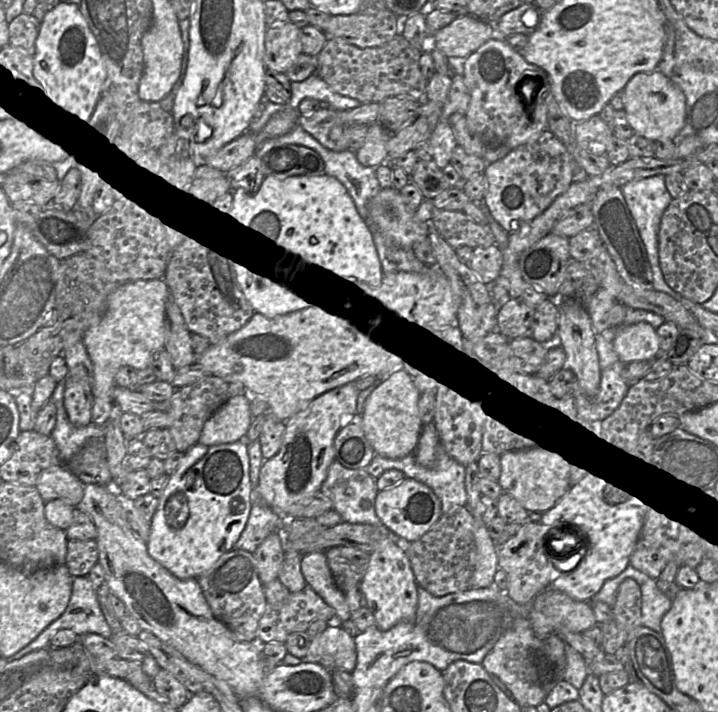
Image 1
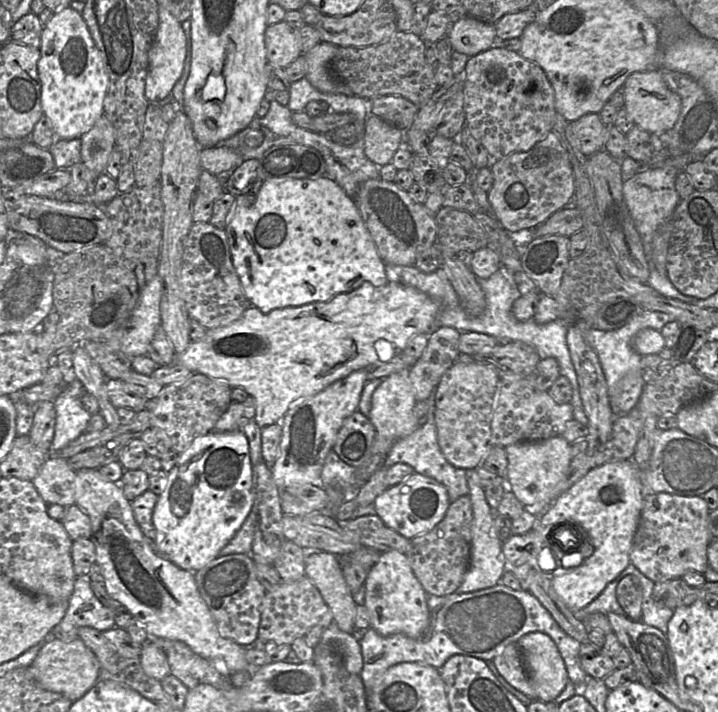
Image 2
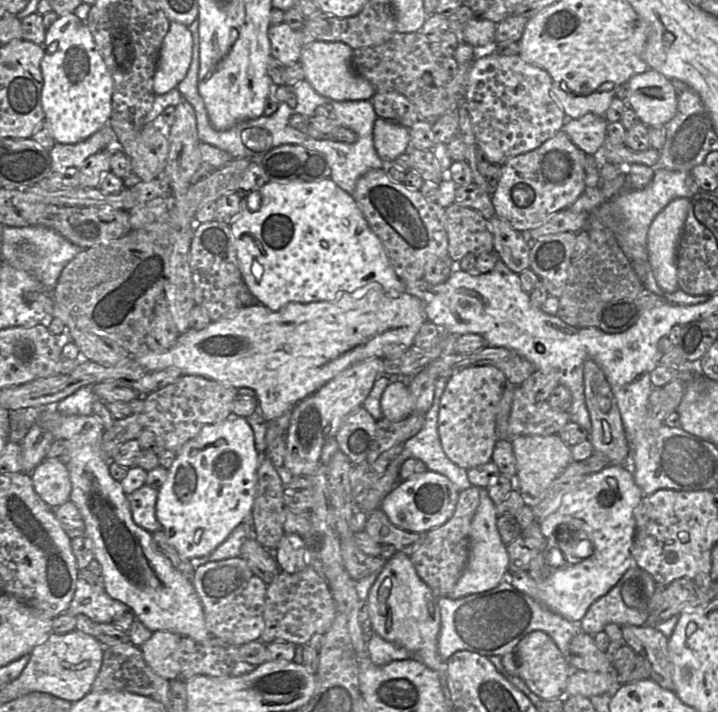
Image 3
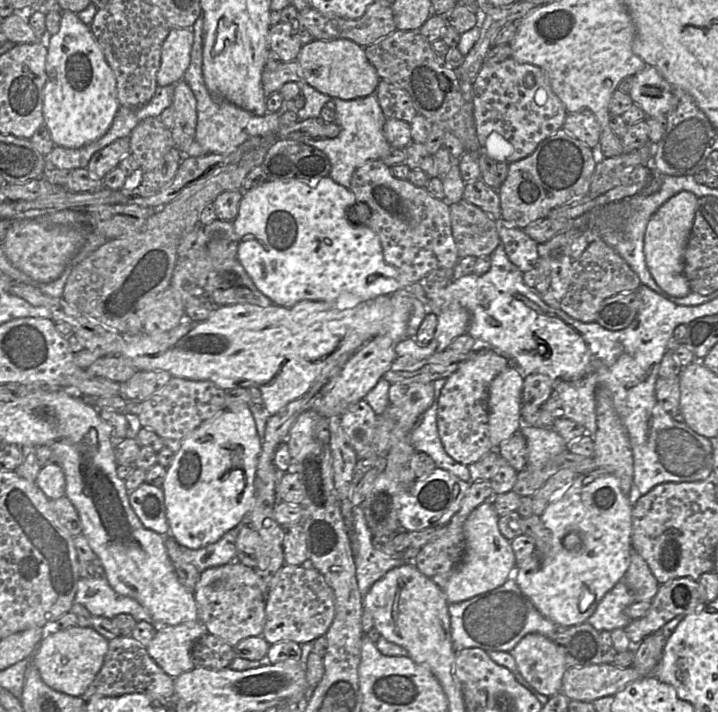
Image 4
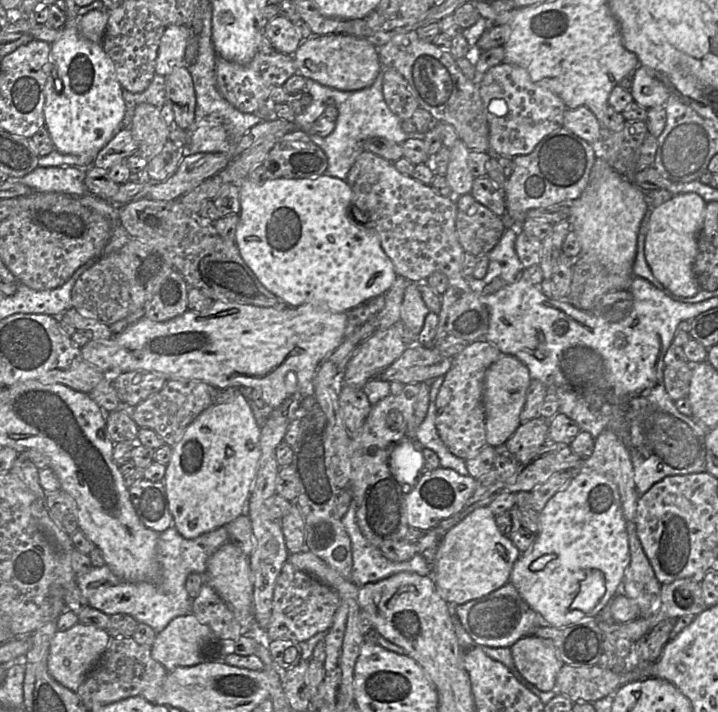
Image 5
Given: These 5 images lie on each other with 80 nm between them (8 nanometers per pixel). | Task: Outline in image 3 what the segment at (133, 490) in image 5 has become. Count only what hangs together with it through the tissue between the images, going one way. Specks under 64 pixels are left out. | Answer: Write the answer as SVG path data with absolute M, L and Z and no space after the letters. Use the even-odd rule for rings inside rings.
M146 484L127 495L134 522L142 529L154 533L162 529L156 518L155 507L158 499L158 490Z

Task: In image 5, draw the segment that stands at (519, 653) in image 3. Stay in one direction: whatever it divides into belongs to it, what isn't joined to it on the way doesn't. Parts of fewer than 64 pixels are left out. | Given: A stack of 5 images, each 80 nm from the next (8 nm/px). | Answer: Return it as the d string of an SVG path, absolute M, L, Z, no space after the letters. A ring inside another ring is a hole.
M528 635L510 649L515 666L525 680L543 692L556 690L556 678L564 663L551 644Z

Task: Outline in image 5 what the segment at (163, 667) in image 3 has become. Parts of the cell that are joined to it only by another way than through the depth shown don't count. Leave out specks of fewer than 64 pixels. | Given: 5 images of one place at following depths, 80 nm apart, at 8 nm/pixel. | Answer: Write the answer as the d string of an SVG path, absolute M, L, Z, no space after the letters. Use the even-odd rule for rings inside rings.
M193 613L174 618L164 630L157 633L151 646L152 657L170 672L177 667L195 666L208 661L207 652L220 642L205 624L202 624Z

